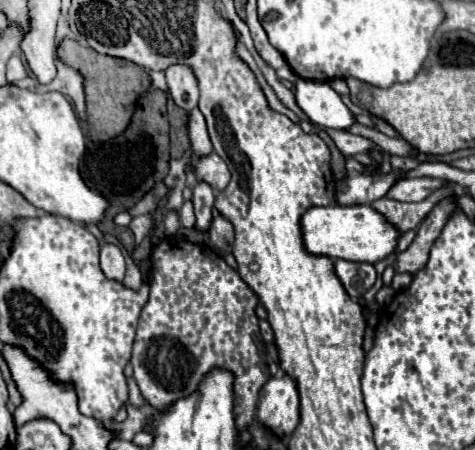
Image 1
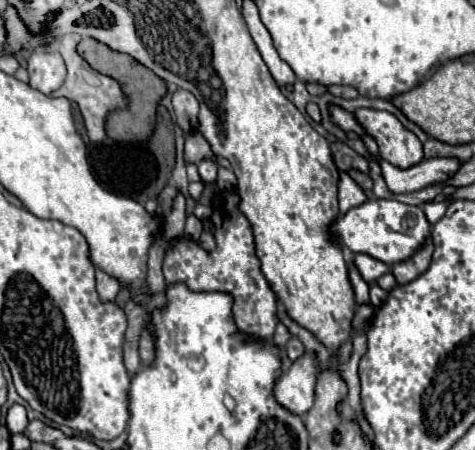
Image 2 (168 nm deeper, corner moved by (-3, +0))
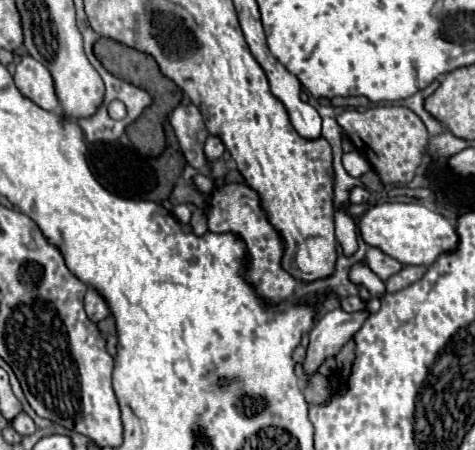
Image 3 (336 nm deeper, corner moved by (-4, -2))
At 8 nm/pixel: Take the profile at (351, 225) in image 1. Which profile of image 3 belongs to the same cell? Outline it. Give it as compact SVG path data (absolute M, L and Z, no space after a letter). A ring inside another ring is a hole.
M384 202L372 206L358 222L360 236L366 244L380 248L390 258L400 264L422 264L430 266L442 252L454 250L458 236L452 222L424 204L402 204L402 202Z

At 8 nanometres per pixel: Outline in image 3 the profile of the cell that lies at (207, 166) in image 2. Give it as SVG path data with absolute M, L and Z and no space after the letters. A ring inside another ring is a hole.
M208 136L206 146L204 146L204 154L206 154L206 160L210 160L210 162L220 160L224 154L224 144L216 136Z

